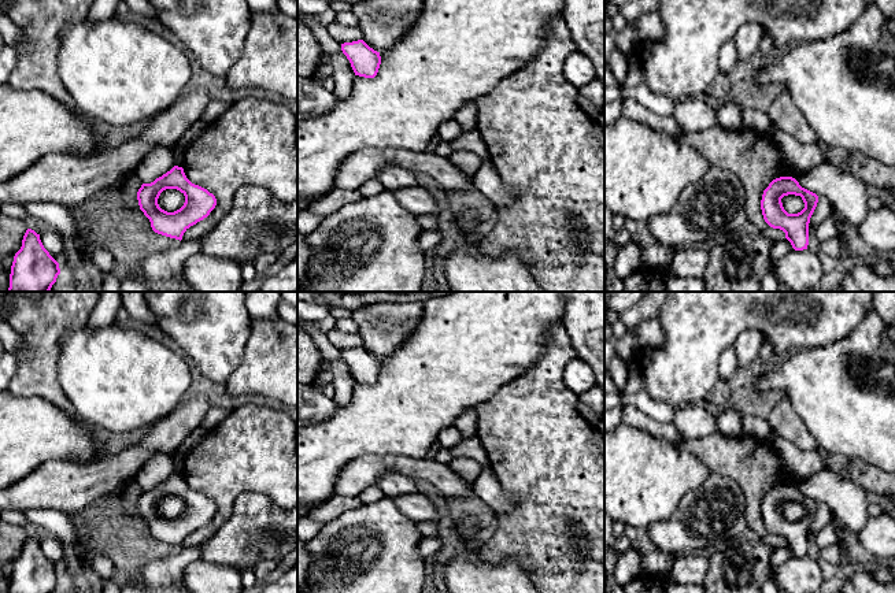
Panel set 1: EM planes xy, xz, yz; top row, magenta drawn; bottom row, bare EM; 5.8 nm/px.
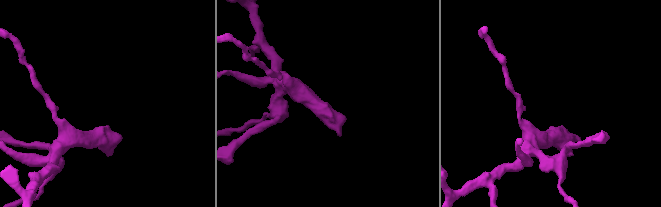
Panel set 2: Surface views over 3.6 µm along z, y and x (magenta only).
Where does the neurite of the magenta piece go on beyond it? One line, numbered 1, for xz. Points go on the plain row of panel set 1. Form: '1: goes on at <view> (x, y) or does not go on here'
1: does not go on here

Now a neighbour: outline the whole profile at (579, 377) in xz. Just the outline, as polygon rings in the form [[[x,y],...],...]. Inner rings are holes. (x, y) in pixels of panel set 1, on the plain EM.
[[[578,357],[565,367],[563,382],[578,396],[587,393],[596,385],[593,370],[588,363]]]

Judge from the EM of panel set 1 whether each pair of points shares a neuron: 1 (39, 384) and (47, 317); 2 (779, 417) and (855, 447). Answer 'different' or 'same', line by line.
1: same
2: different

